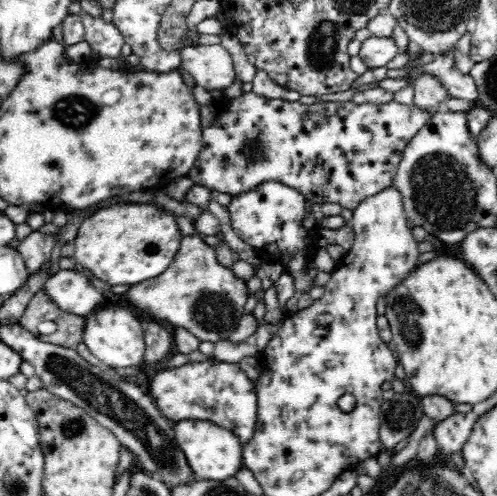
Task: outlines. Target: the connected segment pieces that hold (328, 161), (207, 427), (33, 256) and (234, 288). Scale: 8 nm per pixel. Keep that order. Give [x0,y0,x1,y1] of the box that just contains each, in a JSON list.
[[188,91,431,210],[172,420,243,480],[16,231,57,276],[120,234,248,343]]

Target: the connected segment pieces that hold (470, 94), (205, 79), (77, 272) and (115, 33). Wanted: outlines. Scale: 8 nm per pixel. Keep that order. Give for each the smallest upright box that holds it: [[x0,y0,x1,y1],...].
[[407,48,480,102],[180,44,235,90],[43,268,105,317],[80,11,125,58]]

